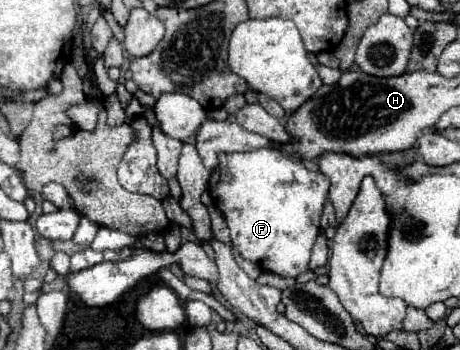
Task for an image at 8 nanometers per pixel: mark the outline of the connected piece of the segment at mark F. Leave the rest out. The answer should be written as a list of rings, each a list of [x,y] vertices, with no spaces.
[[[270,147],[244,153],[220,153],[218,161],[210,195],[224,213],[238,253],[262,271],[282,277],[298,277],[308,271],[330,179],[318,171],[308,171],[302,163],[294,163],[294,159]]]

